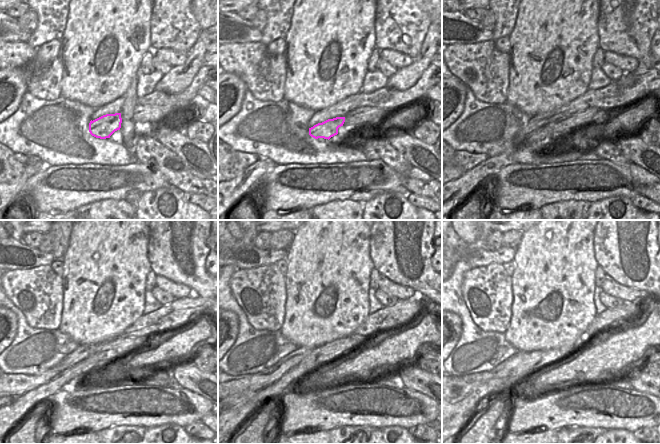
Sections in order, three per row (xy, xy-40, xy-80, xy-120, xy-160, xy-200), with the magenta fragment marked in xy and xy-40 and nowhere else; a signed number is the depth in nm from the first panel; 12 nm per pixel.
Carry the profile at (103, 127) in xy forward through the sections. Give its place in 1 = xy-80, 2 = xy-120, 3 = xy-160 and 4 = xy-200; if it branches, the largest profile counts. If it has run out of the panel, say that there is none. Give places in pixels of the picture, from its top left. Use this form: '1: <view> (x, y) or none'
1: xy-80 (539, 137)
2: xy-120 (20, 406)
3: xy-160 (238, 414)
4: xy-200 (500, 393)

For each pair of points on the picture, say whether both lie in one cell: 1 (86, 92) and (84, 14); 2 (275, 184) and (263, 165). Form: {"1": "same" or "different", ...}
{"1": "same", "2": "different"}

